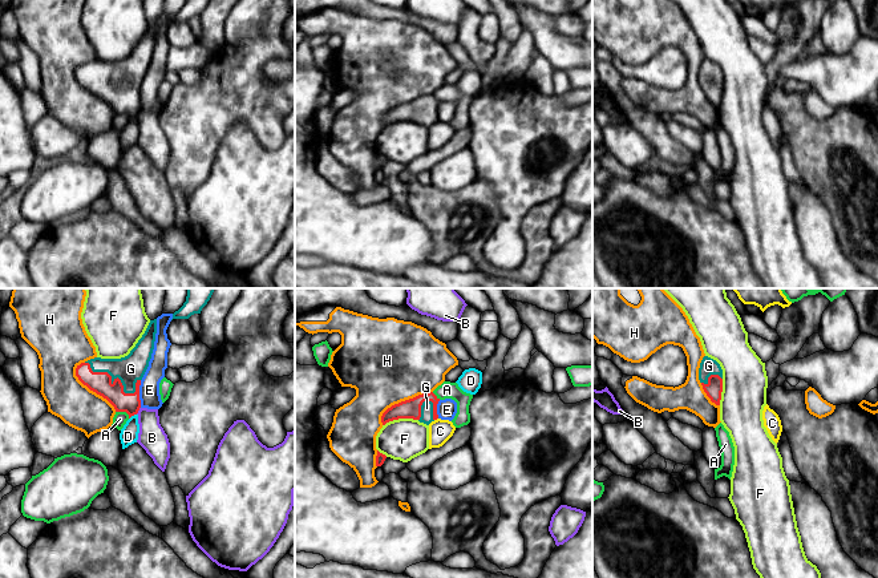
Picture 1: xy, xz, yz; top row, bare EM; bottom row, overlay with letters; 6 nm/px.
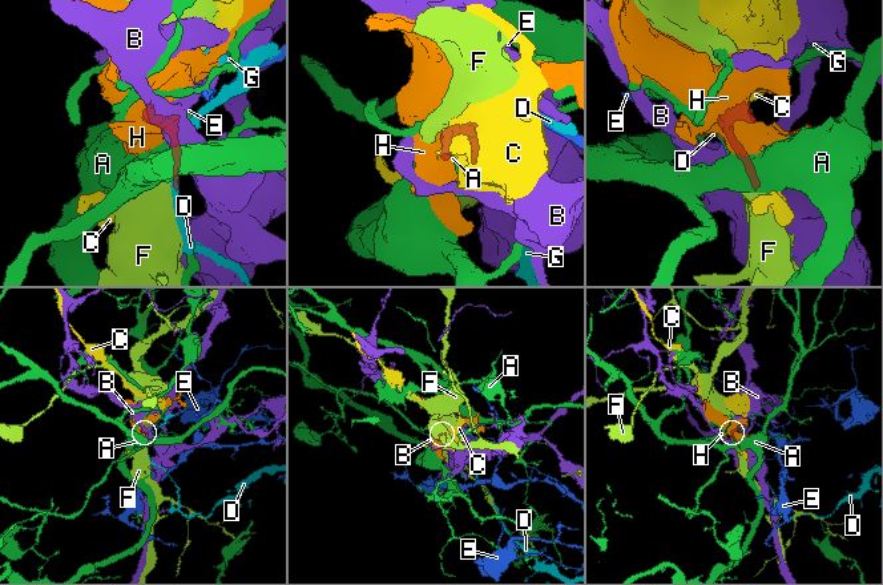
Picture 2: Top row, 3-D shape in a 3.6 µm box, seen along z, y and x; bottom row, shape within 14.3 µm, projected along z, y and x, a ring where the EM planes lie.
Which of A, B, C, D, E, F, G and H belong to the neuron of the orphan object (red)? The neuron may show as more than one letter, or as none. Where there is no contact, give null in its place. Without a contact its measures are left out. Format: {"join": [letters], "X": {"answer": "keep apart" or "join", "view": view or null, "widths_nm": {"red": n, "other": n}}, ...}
{"join": ["G"], "A": {"answer": "keep apart", "view": "xy", "widths_nm": {"red": 130, "other": 90}}, "B": {"answer": "keep apart", "view": "xy", "widths_nm": {"red": 120, "other": 170}}, "C": {"answer": "keep apart", "view": "xz", "widths_nm": {"red": 120, "other": 140}}, "D": {"answer": "keep apart", "view": "xy", "widths_nm": {"red": 120, "other": 110}}, "E": {"answer": "keep apart", "view": "xy", "widths_nm": {"red": 130, "other": 130}}, "F": {"answer": "keep apart", "view": "xz", "widths_nm": {"red": 120, "other": 260}}, "G": {"answer": "join", "view": "xy", "widths_nm": {"red": 130, "other": 160}}, "H": {"answer": "keep apart", "view": "xy", "widths_nm": {"red": 130, "other": 260}}}

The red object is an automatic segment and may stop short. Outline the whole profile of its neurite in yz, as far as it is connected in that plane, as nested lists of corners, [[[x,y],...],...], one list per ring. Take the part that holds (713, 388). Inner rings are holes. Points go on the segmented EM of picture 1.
[[[704,356],[699,368],[699,380],[711,401],[720,405],[723,392],[723,369],[720,364]]]

